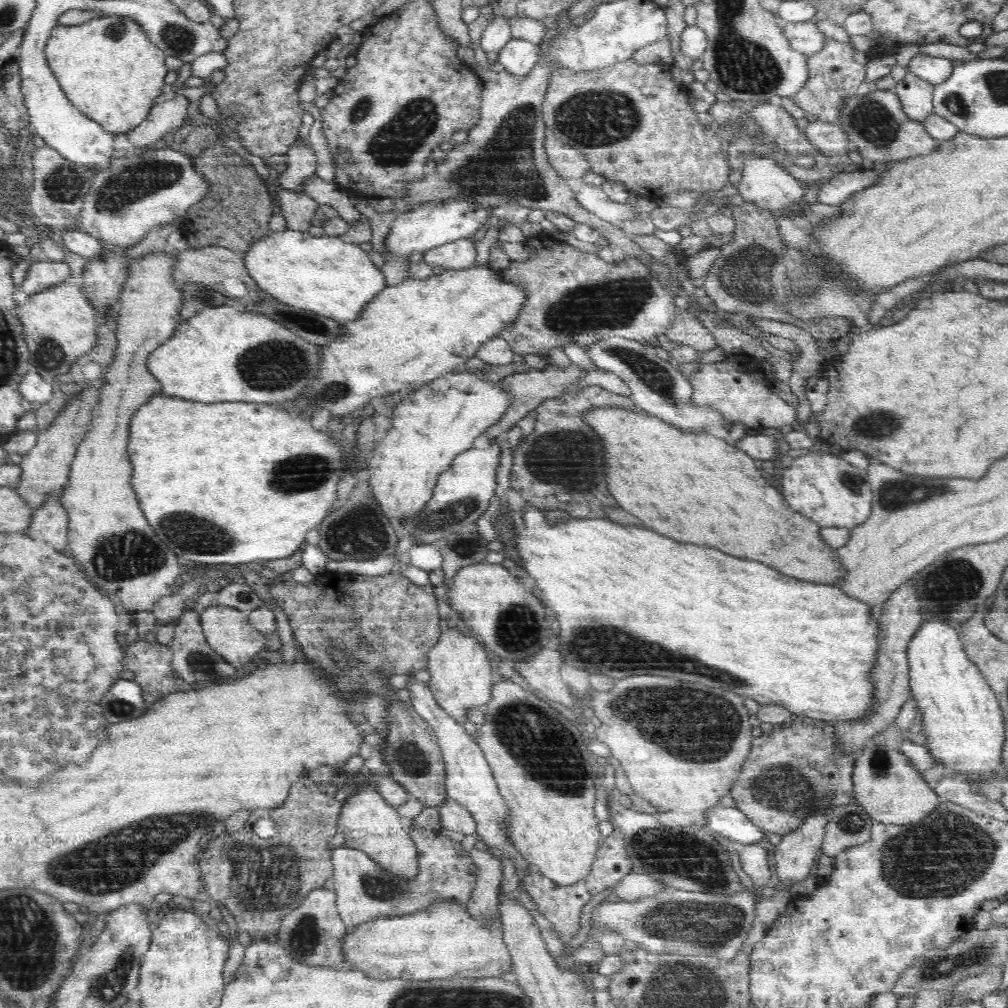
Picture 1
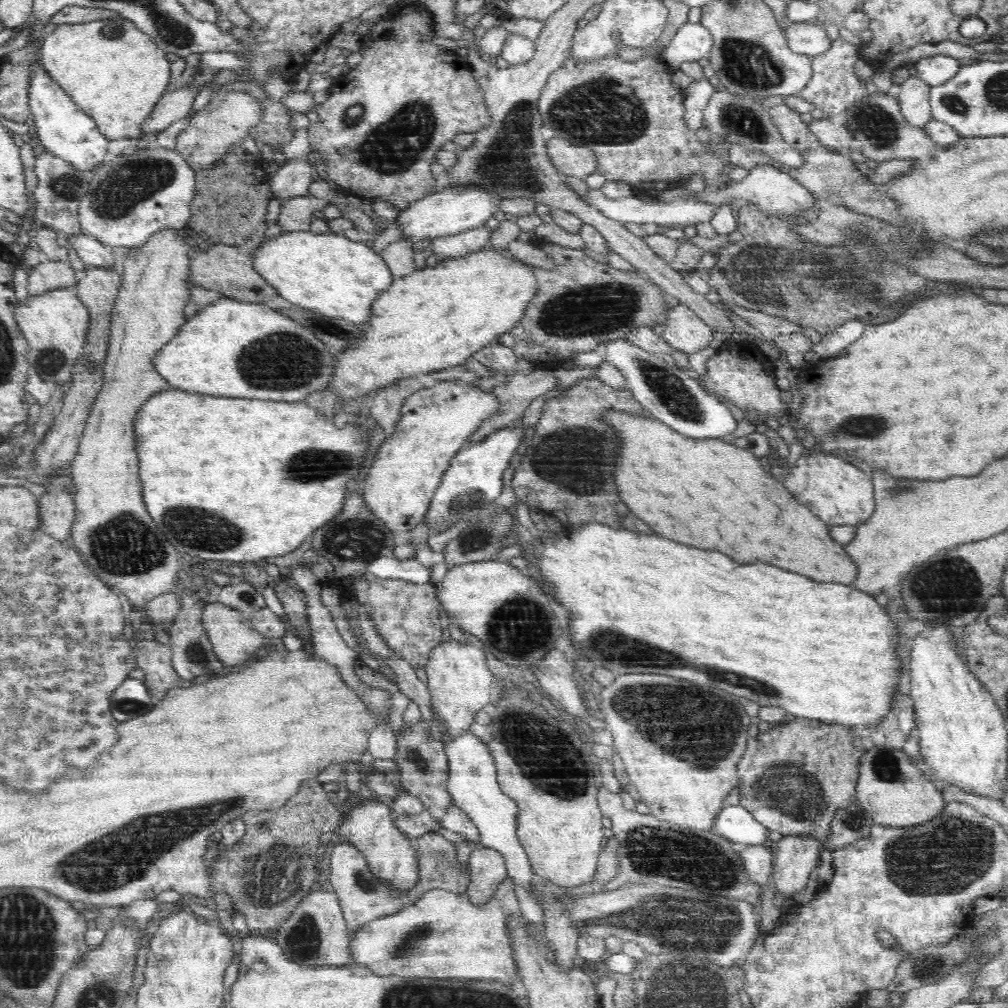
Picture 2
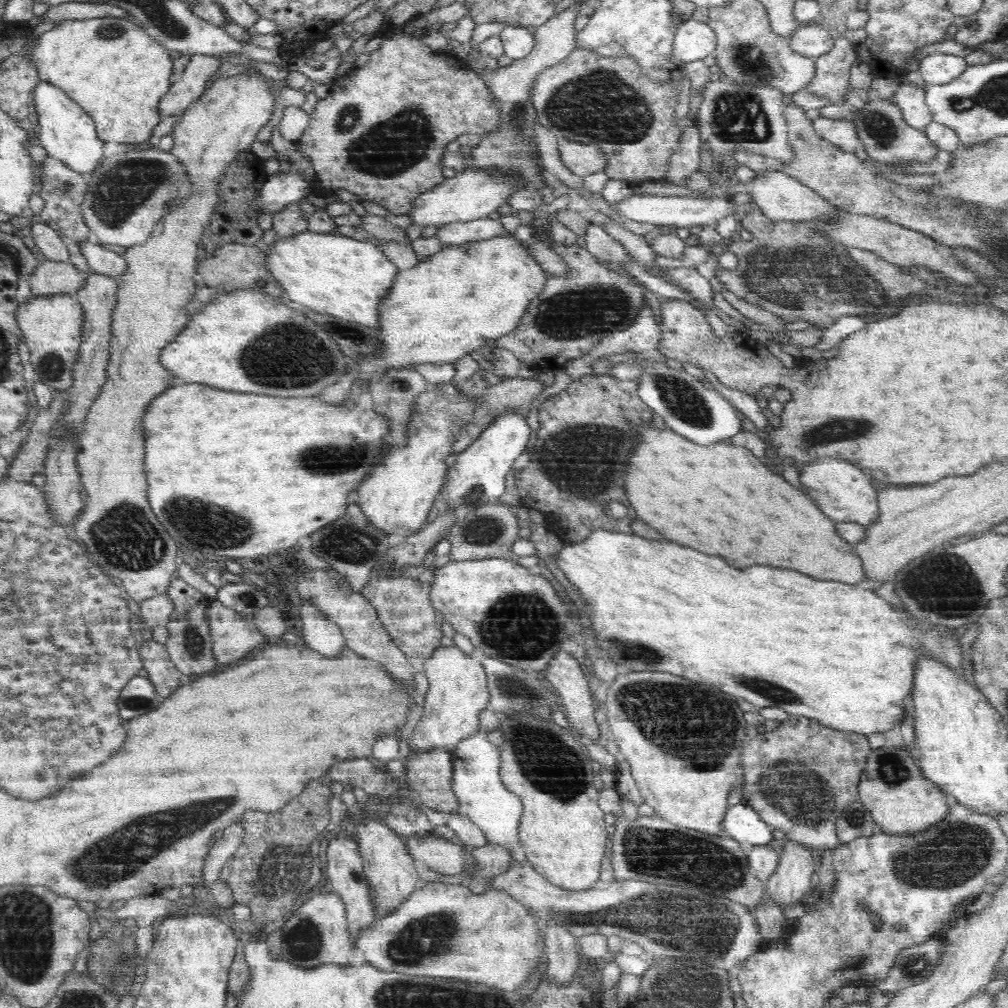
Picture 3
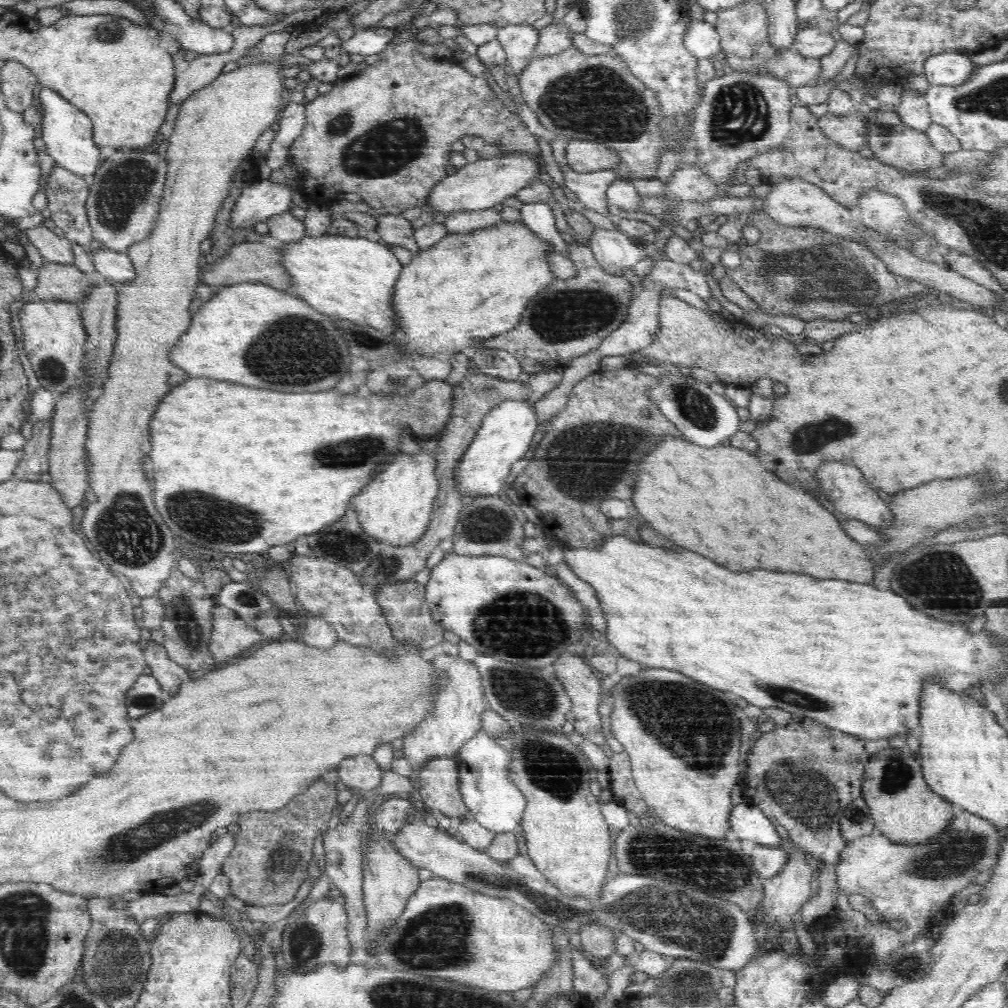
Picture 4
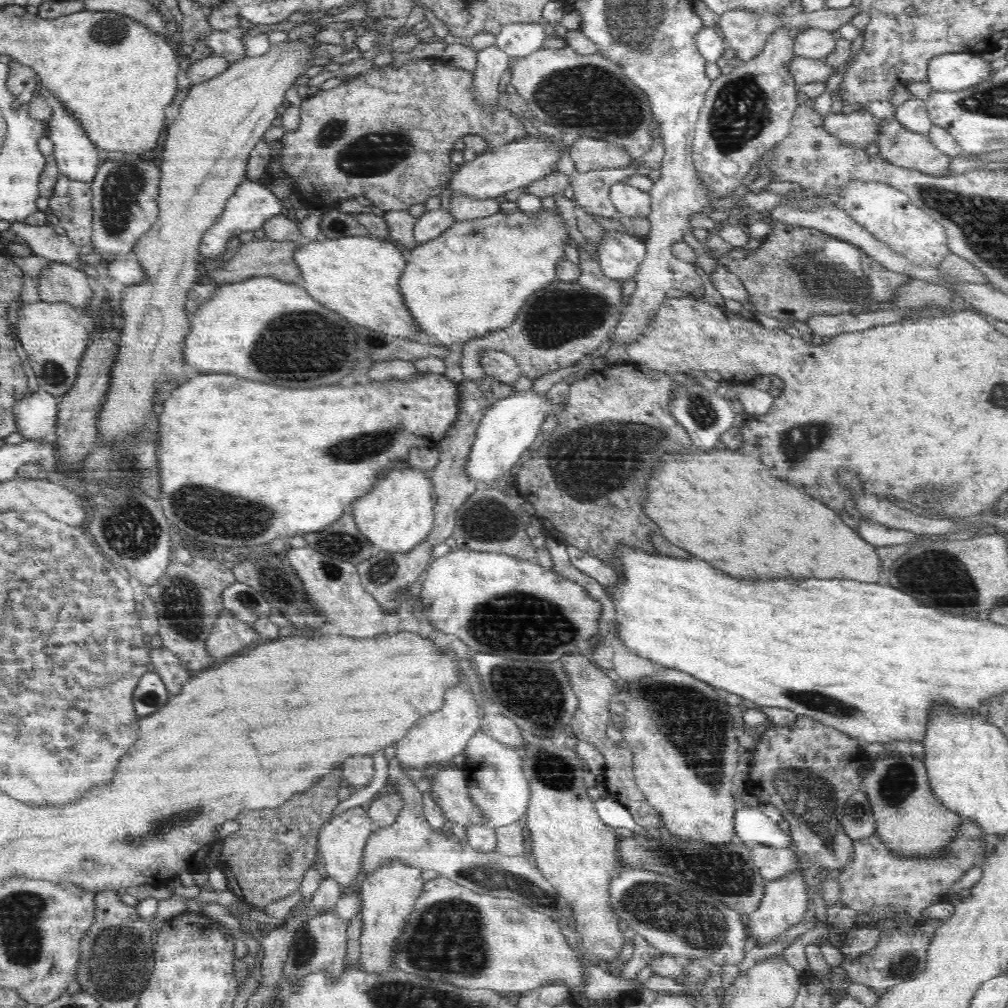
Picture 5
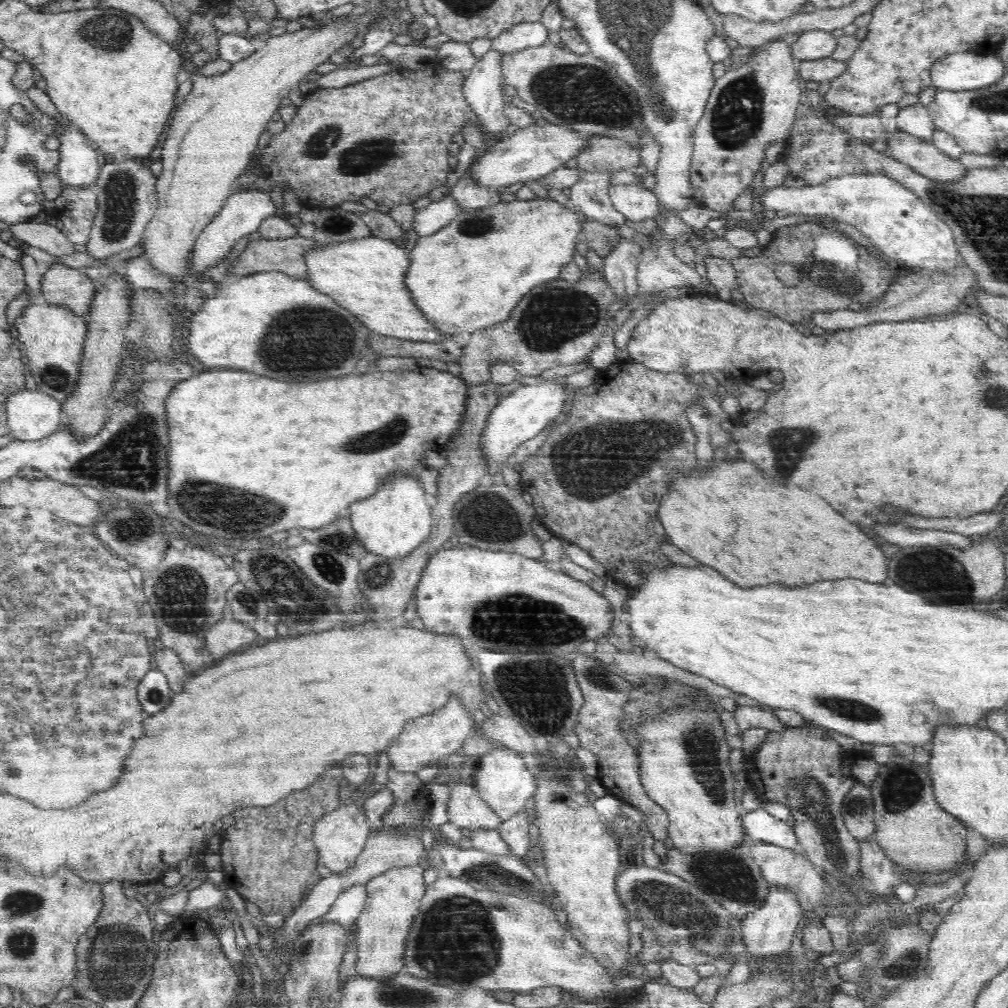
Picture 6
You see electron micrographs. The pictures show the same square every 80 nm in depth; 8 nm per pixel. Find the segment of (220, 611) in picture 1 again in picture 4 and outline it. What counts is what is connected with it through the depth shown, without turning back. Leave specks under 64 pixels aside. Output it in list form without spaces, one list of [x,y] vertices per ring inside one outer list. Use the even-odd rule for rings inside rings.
[[[222,605],[214,610],[211,623],[209,649],[218,665],[226,664],[230,658],[264,639],[250,622],[242,620],[233,610]]]

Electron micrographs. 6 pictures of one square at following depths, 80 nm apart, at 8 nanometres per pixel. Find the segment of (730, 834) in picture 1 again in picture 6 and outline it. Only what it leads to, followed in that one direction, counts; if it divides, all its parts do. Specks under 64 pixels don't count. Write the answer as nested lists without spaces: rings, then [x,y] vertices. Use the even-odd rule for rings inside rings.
[[[760,807],[754,812],[743,813],[742,823],[745,834],[754,839],[754,842],[768,842],[786,849],[798,849],[794,828],[789,827],[786,820],[772,817]]]

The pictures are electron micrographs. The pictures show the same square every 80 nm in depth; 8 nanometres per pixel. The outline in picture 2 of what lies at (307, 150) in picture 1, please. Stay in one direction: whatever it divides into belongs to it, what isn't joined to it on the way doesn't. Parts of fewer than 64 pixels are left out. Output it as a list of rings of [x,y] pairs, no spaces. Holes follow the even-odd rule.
[[[303,155],[288,159],[282,167],[272,172],[269,182],[271,198],[275,195],[284,202],[295,196],[308,195],[309,184],[312,184],[312,166],[308,157]]]

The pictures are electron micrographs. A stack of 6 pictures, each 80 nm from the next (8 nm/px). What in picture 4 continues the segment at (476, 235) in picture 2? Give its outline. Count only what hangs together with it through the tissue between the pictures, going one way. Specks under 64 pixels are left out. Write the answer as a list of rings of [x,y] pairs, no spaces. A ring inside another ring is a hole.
[[[493,208],[462,210],[462,212],[450,212],[446,215],[443,225],[447,230],[447,234],[452,234],[453,231],[461,233],[462,231],[483,229],[497,222],[498,219],[500,219],[500,215]]]

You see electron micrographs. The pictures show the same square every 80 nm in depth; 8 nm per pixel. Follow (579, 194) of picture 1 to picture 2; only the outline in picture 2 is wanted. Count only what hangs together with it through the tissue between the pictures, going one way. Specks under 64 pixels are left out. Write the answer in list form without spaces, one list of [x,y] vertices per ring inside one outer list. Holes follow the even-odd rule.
[[[588,189],[585,194],[585,201],[599,210],[606,218],[616,222],[657,225],[667,225],[672,227],[684,227],[687,225],[697,225],[699,222],[708,222],[711,216],[720,208],[715,204],[700,202],[695,199],[678,199],[669,203],[663,203],[652,197],[638,196],[635,193],[626,196],[626,198],[611,199],[602,193],[601,189]]]

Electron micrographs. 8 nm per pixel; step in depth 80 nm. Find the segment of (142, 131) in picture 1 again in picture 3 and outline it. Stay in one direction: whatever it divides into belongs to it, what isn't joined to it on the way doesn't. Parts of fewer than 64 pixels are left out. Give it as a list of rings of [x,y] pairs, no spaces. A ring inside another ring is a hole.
[[[191,55],[183,73],[173,81],[169,92],[159,102],[161,116],[184,114],[184,110],[204,93],[206,82],[220,68],[215,55]]]

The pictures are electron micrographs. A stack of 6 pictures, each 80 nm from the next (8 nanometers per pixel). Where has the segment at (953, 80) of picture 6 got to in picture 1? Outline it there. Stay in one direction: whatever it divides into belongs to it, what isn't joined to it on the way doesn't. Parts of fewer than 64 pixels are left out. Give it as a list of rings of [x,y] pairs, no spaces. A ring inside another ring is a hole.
[[[919,52],[910,60],[906,72],[912,72],[922,78],[922,80],[936,86],[951,75],[955,67],[952,63],[953,61],[942,57],[928,56]]]

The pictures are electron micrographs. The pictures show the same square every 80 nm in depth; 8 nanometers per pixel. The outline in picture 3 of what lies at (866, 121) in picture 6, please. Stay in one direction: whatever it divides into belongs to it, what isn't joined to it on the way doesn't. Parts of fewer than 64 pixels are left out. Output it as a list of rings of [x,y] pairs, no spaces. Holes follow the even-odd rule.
[[[827,117],[813,120],[814,130],[828,142],[840,147],[843,151],[854,153],[860,142],[855,126],[850,121],[838,121]]]

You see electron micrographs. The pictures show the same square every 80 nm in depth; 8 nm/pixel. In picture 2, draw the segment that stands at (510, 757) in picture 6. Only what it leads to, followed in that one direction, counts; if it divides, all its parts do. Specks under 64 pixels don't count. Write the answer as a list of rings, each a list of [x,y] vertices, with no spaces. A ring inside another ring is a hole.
[[[466,732],[455,740],[444,740],[441,743],[448,760],[447,790],[452,796],[453,805],[460,808],[474,822],[480,834],[480,845],[497,850],[505,858],[507,874],[513,878],[514,891],[522,916],[540,929],[545,922],[544,910],[531,891],[531,882],[536,874],[516,835],[518,805],[510,796],[502,793],[494,759],[488,754],[486,744],[471,732]]]

